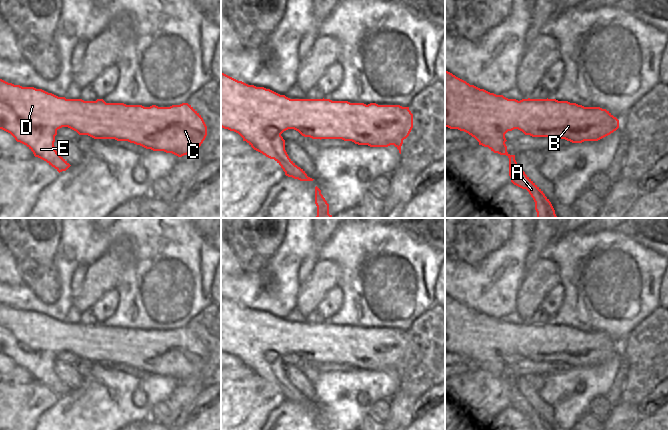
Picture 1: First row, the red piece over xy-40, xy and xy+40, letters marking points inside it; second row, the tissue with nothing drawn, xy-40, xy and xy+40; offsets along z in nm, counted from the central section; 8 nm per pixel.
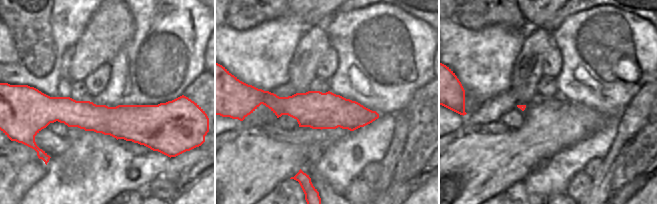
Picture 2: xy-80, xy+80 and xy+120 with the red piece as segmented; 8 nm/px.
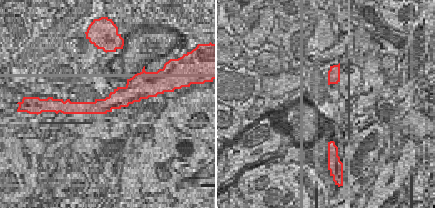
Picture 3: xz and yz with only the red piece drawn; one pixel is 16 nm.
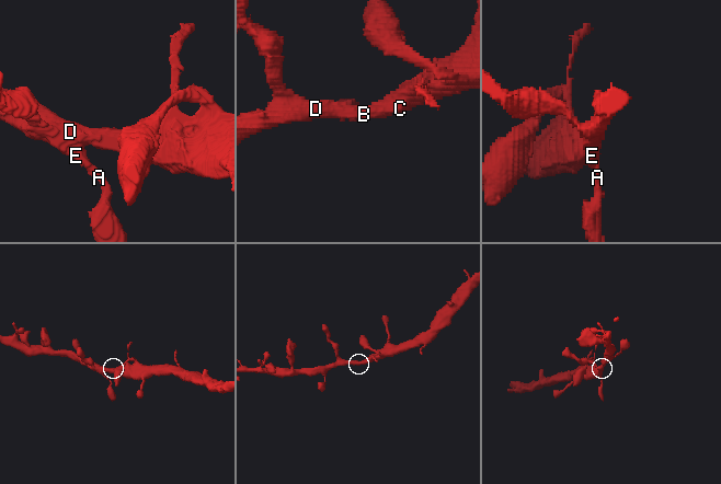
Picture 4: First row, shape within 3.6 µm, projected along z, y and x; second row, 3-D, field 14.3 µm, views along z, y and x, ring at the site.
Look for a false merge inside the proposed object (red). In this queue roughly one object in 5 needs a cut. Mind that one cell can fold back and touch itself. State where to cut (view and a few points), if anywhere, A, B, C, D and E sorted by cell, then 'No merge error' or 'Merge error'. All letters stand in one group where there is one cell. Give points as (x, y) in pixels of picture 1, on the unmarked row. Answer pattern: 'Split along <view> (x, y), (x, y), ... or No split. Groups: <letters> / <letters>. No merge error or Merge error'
No split. Groups: A B C D E. No merge error

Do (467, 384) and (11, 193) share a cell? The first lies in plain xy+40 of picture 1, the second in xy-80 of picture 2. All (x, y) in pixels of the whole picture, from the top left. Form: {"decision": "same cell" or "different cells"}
{"decision": "same cell"}

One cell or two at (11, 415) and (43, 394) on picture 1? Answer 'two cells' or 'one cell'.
one cell

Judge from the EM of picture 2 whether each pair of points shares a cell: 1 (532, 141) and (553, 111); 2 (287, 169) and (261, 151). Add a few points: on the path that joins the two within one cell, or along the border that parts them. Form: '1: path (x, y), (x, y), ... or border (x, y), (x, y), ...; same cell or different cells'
1: path (539, 134), (553, 118); same cell
2: path (281, 163), (279, 161), (271, 161), (267, 157); same cell

